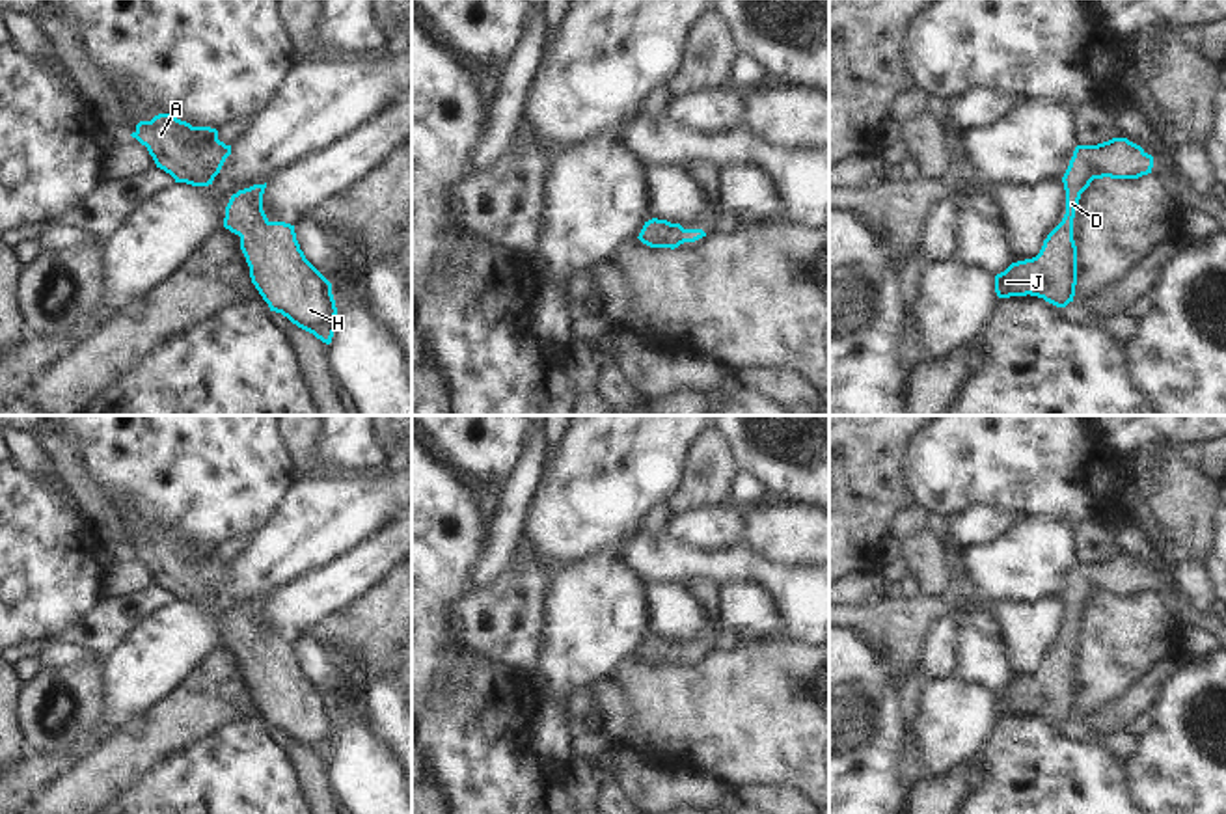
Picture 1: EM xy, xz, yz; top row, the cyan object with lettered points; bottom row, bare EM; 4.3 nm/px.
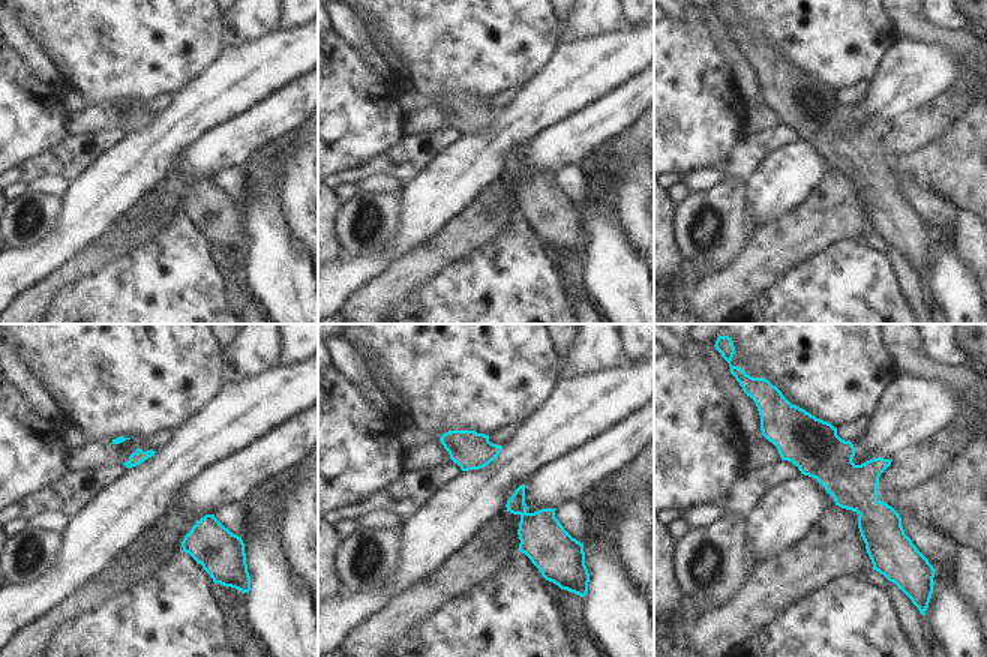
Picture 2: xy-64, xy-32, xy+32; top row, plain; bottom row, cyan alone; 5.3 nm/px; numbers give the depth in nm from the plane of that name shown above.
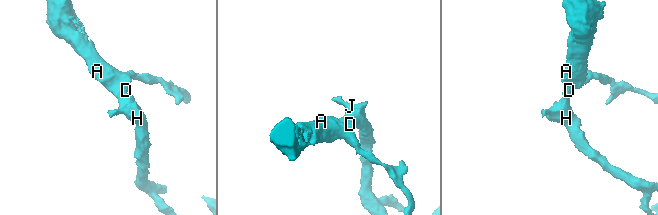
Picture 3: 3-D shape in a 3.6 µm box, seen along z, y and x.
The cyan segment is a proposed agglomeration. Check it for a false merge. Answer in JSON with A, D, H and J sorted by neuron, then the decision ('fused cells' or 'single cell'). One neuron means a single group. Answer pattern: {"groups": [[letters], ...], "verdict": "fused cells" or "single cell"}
{"groups": [["A", "D", "H", "J"]], "verdict": "single cell"}

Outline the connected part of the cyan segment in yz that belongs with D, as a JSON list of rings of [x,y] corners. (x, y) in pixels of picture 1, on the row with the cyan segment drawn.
[[[1112,138],[1097,145],[1077,145],[1062,177],[1066,190],[1066,214],[1047,235],[1040,253],[1012,263],[995,276],[999,298],[1038,296],[1066,307],[1073,302],[1077,285],[1077,246],[1073,218],[1081,194],[1094,179],[1138,179],[1151,173],[1153,156],[1127,138]]]

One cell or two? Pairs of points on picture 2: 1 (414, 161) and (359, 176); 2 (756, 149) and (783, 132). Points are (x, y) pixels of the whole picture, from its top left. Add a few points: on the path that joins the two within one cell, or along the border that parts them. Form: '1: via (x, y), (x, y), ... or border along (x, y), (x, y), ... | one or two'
1: via (401, 162), (372, 168) | one
2: via (762, 146), (777, 138) | one

